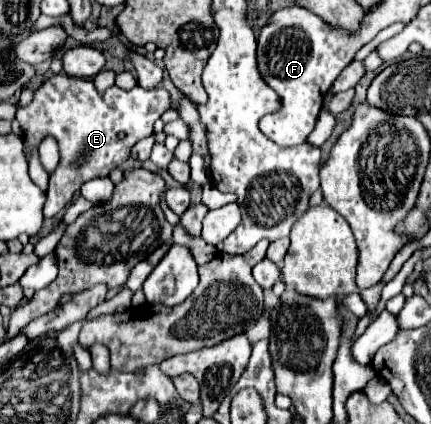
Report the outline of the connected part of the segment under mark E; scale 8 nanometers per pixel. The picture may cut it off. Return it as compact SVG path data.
M64 72L44 82L34 92L34 100L16 112L26 148L38 146L46 136L56 138L60 146L60 164L50 176L44 218L60 214L64 206L72 202L82 182L106 176L110 170L122 166L130 156L130 148L138 140L150 136L154 132L154 122L170 108L170 94L164 88L144 90L136 86L126 92L118 86L110 86L104 94L98 94L92 78L74 78Z

